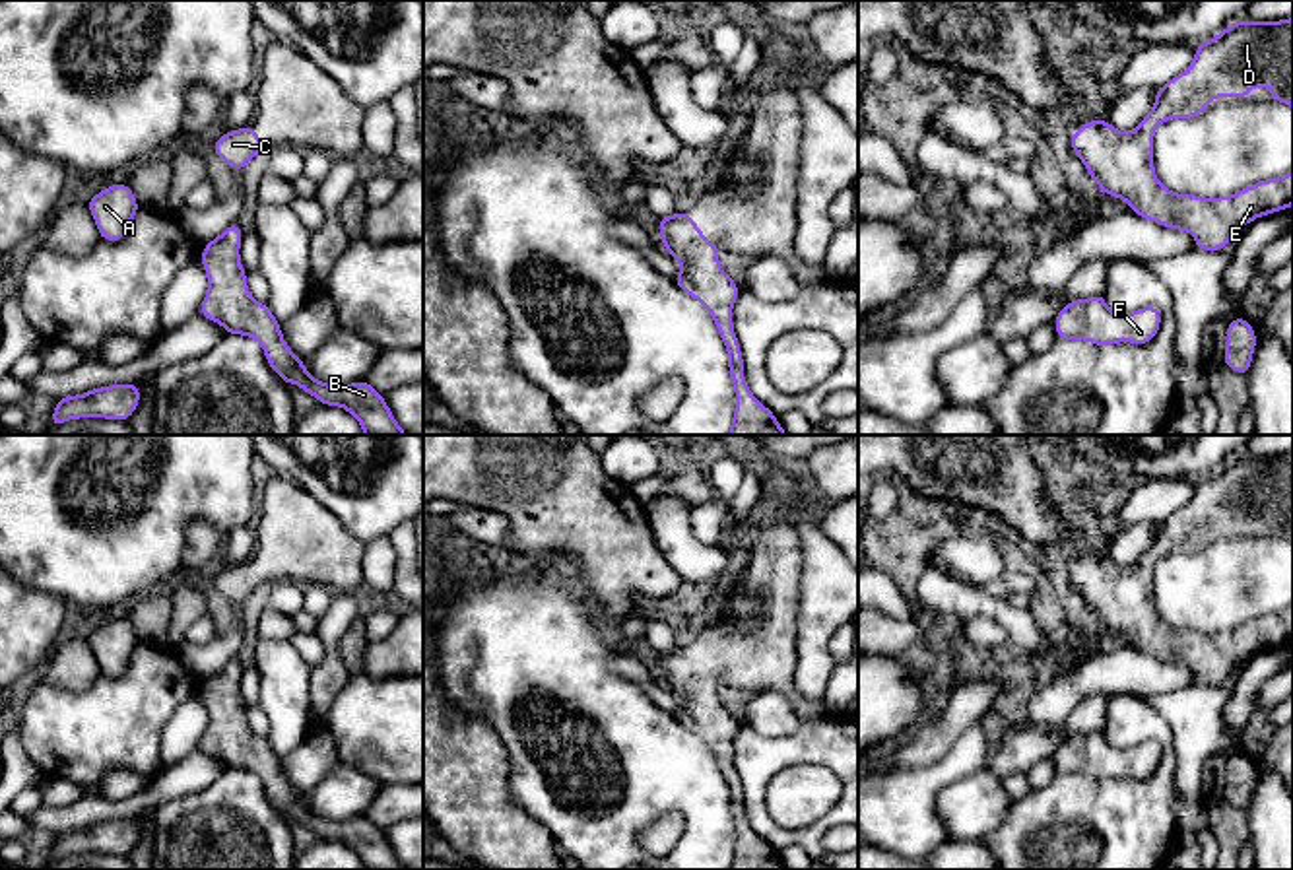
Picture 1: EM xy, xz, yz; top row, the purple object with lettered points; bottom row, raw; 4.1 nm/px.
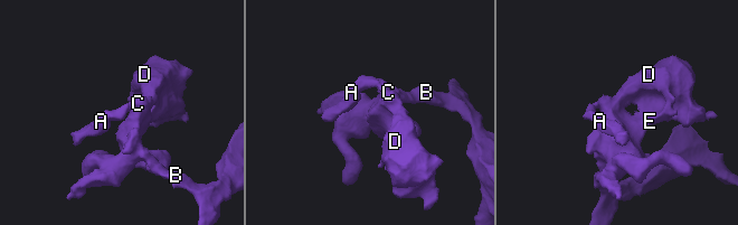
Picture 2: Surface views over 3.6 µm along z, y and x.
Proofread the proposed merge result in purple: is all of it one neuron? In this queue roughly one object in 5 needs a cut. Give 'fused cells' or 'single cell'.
single cell

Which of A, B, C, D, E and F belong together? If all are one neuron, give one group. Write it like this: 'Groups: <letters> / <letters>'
Groups: A B C D E F

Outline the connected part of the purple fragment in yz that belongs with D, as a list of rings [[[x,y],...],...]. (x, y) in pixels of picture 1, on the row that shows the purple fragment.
[[[1293,17],[1266,23],[1233,21],[1217,37],[1196,47],[1194,60],[1184,72],[1155,89],[1153,109],[1134,130],[1120,132],[1105,118],[1089,120],[1070,136],[1070,144],[1103,194],[1124,200],[1144,219],[1192,233],[1196,251],[1223,251],[1229,239],[1252,219],[1293,206],[1293,169],[1279,179],[1254,183],[1231,196],[1177,194],[1157,181],[1153,134],[1165,120],[1200,117],[1211,99],[1250,97],[1254,85],[1270,87],[1272,101],[1293,109]]]

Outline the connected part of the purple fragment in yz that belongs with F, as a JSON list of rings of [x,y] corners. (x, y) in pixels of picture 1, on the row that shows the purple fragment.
[[[1099,293],[1066,303],[1052,322],[1062,340],[1085,340],[1099,348],[1120,342],[1145,346],[1159,332],[1161,311],[1147,305],[1126,315],[1116,315]]]

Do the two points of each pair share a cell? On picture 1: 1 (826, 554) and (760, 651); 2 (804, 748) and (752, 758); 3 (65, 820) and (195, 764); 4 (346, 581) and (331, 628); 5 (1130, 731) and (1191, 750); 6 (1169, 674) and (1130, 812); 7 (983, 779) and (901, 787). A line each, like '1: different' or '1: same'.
1: different
2: same
3: same
4: different
5: different
6: different
7: different

